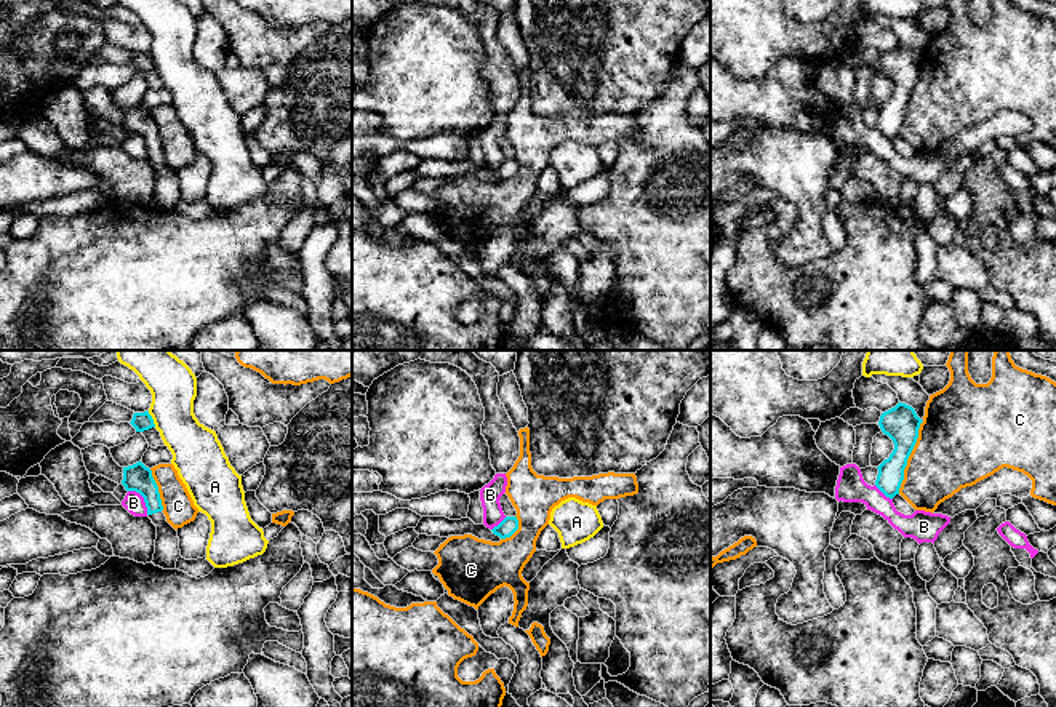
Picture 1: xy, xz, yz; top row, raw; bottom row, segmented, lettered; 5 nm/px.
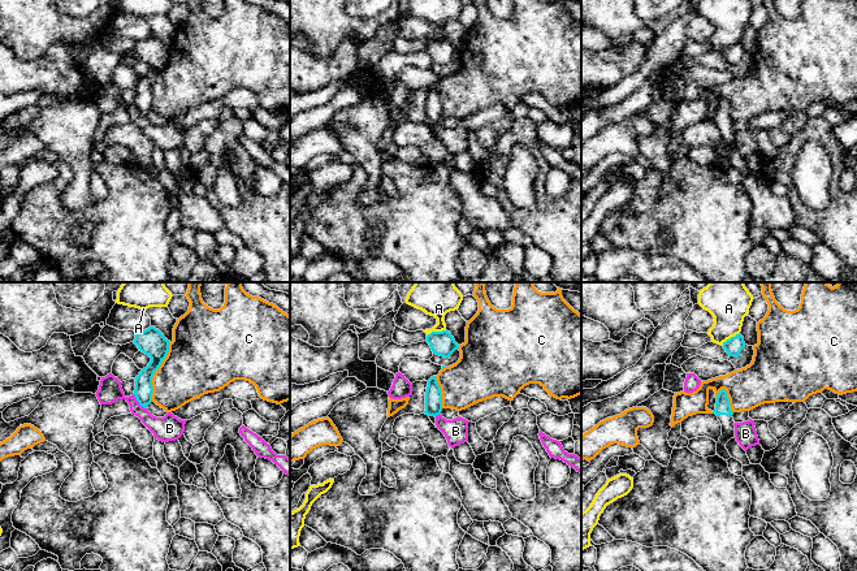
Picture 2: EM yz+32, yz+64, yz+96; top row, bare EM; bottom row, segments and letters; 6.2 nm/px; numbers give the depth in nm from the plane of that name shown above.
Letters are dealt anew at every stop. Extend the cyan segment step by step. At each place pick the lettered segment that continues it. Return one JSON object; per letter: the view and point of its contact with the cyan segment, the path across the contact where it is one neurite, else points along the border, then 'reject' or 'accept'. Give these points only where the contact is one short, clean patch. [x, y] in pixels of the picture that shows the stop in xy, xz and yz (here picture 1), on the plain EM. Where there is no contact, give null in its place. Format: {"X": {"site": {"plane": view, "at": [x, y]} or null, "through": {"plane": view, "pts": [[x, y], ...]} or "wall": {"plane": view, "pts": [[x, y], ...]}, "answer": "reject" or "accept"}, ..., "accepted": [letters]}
{"A": {"site": {"plane": "xy", "at": [152, 61]}, "answer": "reject"}, "B": {"site": {"plane": "xy", "at": [144, 141]}, "wall": {"plane": "xy", "pts": [[128, 131], [135, 131], [143, 139], [148, 155]]}, "answer": "reject"}, "C": {"site": {"plane": "yz", "at": [908, 99]}, "answer": "reject"}, "accepted": []}

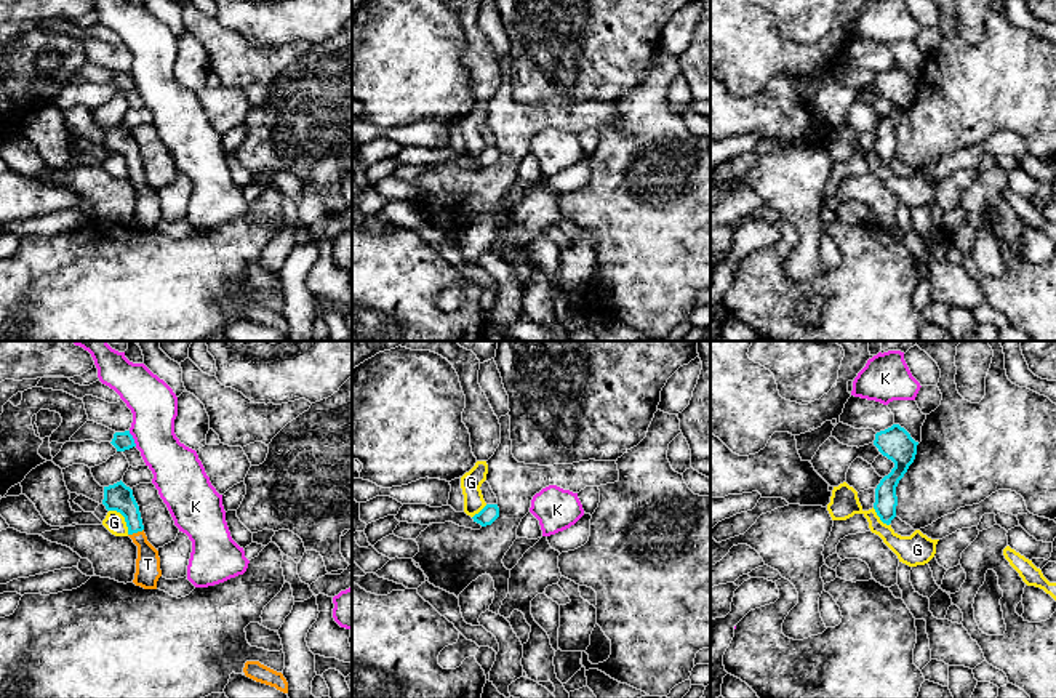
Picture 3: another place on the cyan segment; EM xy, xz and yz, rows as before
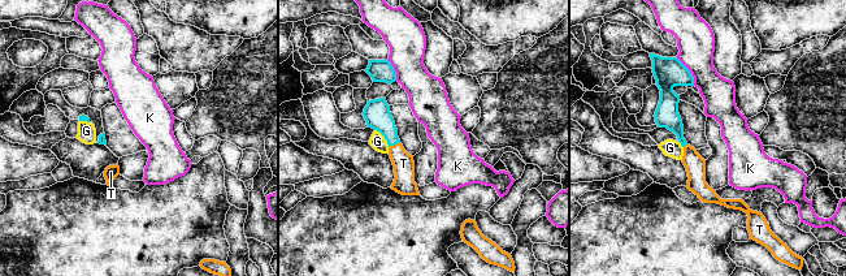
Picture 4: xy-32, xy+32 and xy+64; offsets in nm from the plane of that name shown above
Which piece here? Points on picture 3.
{"G": {"site": {"plane": "xy", "at": [125, 160]}, "wall": {"plane": "xy", "pts": [[109, 151], [116, 151], [124, 159], [128, 175]]}, "answer": "reject"}, "K": {"site": {"plane": "xy", "at": [133, 80]}, "answer": "reject"}, "T": {"site": {"plane": "xy", "at": [135, 173]}, "through": {"plane": "xy", "pts": [[119, 138], [130, 151], [135, 173], [148, 196], [148, 205]]}, "answer": "accept"}, "accepted": ["T"]}

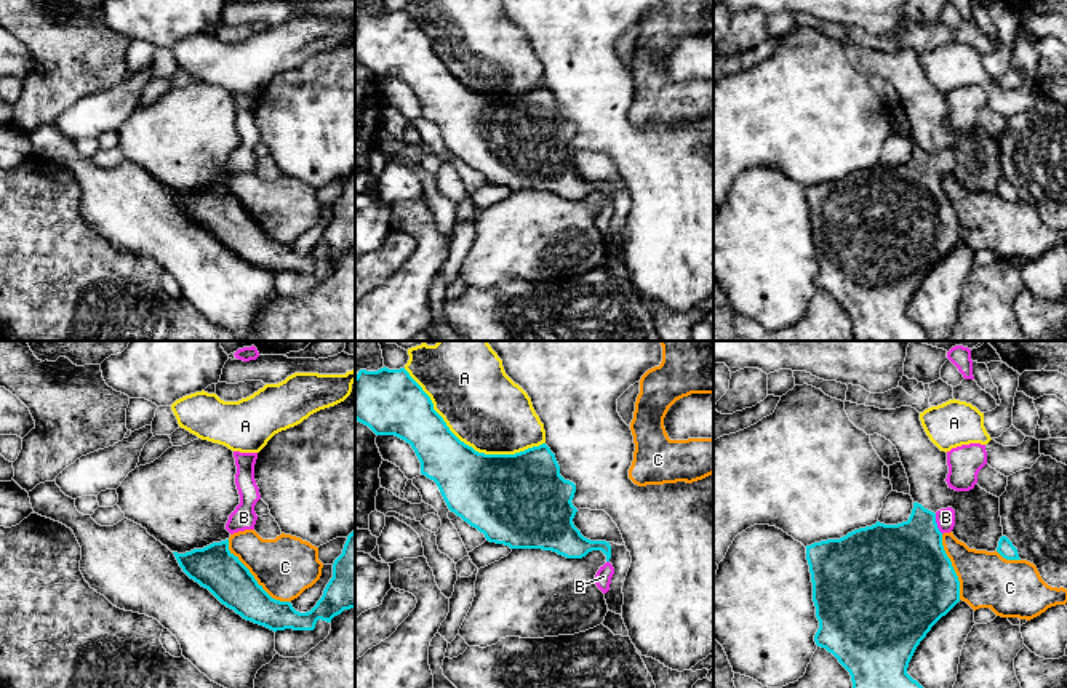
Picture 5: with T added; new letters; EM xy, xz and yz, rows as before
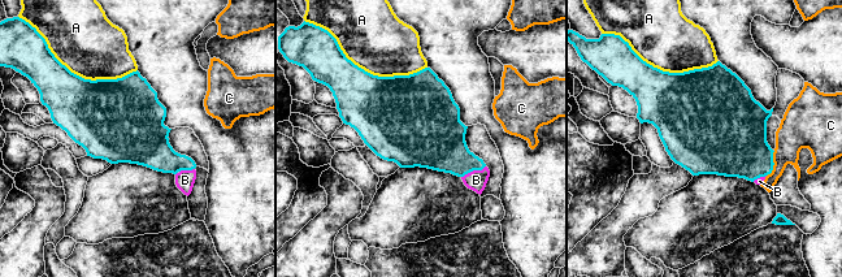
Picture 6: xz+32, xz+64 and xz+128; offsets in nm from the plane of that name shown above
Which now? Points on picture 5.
{"A": {"site": {"plane": "xz", "at": [467, 87]}, "answer": "reject"}, "B": {"site": {"plane": "yz", "at": [936, 165]}, "through": {"plane": "yz", "pts": [[906, 204], [915, 186], [936, 165], [946, 159]]}, "answer": "accept"}, "C": {"site": {"plane": "xy", "at": [253, 218]}, "answer": "reject"}, "accepted": ["B"]}

